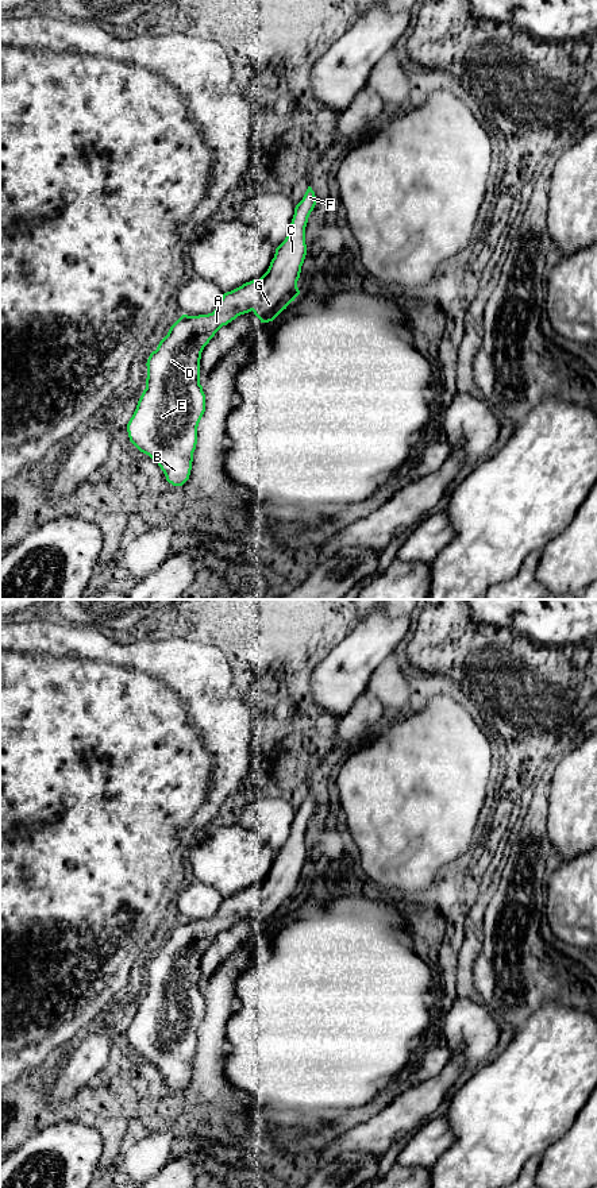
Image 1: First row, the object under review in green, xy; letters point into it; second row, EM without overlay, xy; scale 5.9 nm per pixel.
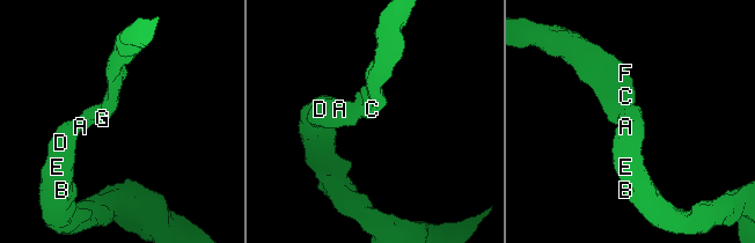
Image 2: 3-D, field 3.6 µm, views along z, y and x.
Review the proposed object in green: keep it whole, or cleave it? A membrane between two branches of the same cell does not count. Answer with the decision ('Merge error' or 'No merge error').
No merge error

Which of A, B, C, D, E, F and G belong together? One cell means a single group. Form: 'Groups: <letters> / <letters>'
Groups: A B C D E F G

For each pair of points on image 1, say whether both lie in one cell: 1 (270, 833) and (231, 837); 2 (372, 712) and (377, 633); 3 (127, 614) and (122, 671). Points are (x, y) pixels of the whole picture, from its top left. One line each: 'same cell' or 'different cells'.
1: different cells
2: different cells
3: different cells

